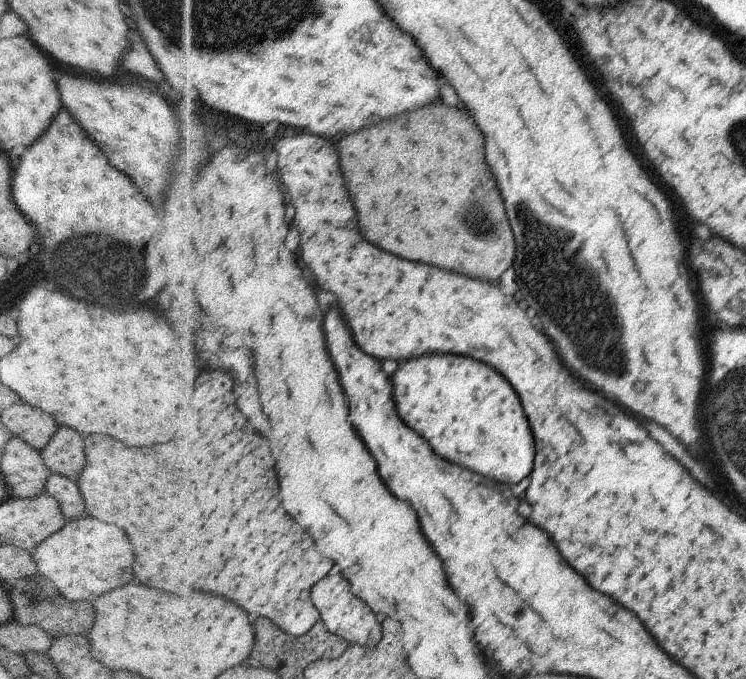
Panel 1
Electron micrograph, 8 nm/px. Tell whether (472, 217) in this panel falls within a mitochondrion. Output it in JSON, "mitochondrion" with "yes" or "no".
{"mitochondrion":"yes"}

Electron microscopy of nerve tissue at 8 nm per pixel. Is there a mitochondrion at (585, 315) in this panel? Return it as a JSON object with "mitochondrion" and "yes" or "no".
{"mitochondrion":"yes"}

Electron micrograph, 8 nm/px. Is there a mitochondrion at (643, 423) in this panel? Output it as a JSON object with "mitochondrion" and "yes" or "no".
{"mitochondrion":"no"}

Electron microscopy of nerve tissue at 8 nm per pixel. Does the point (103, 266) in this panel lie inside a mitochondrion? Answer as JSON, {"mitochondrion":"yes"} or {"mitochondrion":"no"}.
{"mitochondrion":"yes"}

